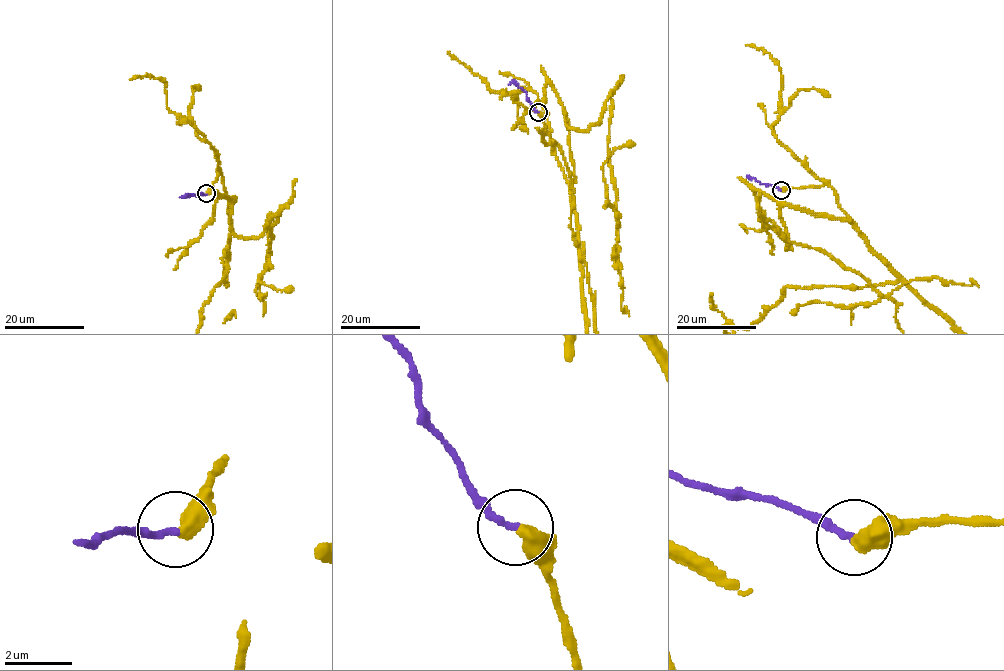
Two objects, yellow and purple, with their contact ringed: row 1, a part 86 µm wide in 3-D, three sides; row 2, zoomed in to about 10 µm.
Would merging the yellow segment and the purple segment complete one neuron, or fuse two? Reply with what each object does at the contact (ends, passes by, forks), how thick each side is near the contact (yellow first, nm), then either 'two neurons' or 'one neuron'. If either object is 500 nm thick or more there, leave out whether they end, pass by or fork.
500/200 nm | one neuron

